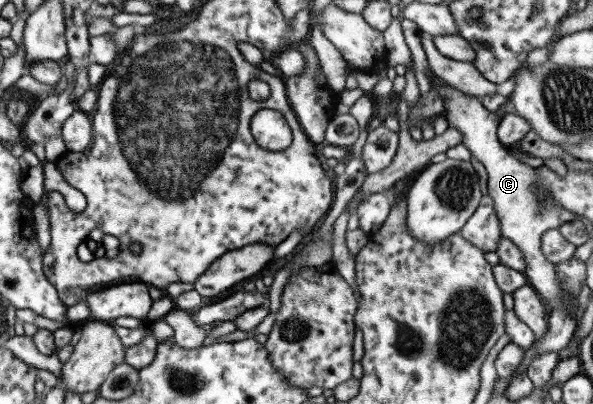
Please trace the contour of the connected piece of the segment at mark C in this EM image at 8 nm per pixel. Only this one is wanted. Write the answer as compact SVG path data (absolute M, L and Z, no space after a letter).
M432 71L429 72L429 80L432 86L437 85L443 89L444 116L449 126L462 134L462 143L469 149L471 155L483 164L488 173L488 195L493 199L501 234L516 244L523 253L526 262L523 273L528 278L528 284L539 293L549 308L553 308L557 301L563 299L564 291L556 275L556 265L547 260L542 251L541 237L546 230L558 228L563 223L575 220L577 216L569 214L569 211L566 211L551 193L538 185L538 174L535 169L511 156L498 139L500 118L489 112L487 107L483 107L479 98L456 90L454 87L449 88Z

